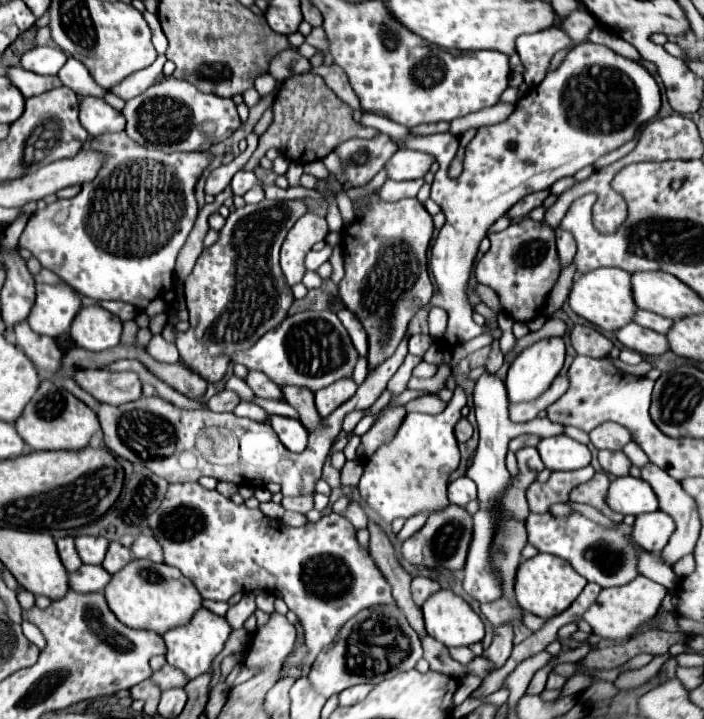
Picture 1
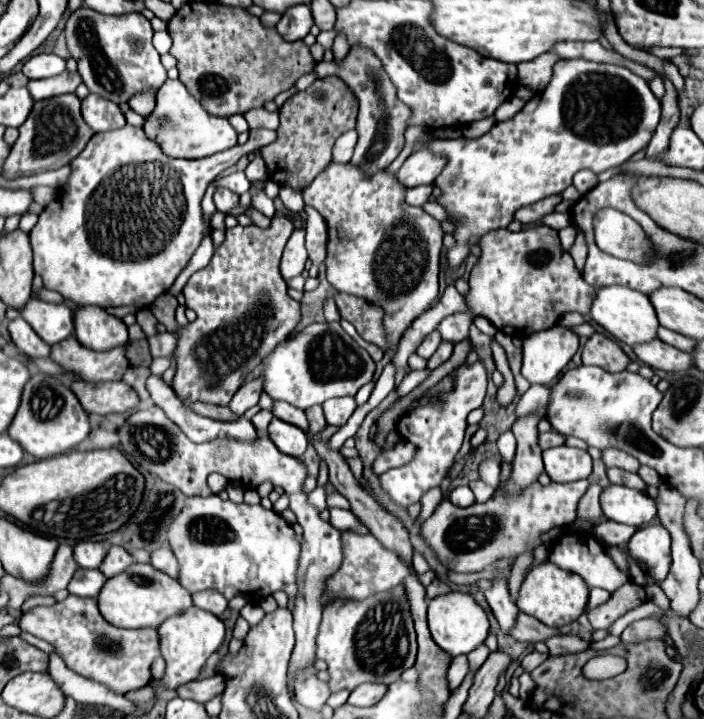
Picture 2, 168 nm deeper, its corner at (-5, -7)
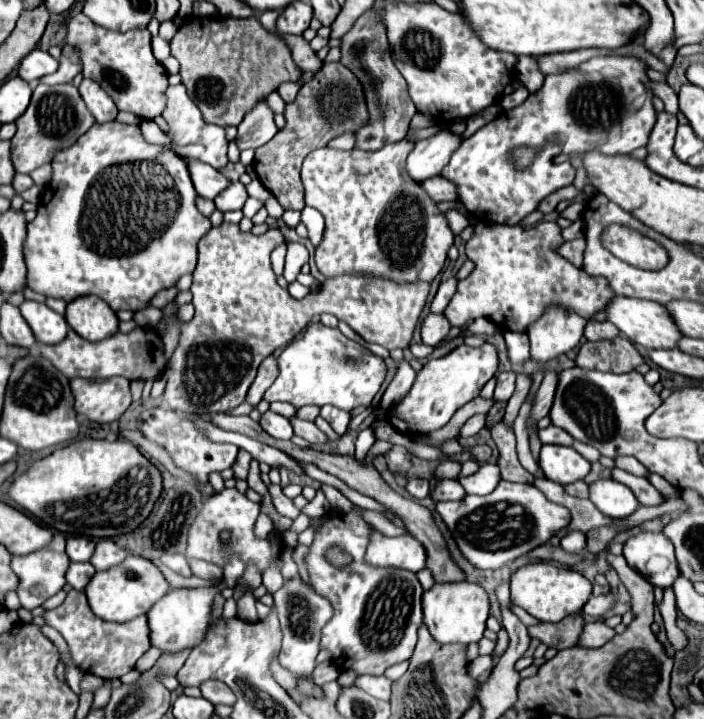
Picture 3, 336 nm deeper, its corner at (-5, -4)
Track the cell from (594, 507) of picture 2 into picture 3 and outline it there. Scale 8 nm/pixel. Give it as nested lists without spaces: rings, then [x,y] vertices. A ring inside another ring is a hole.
[[[578,480],[578,482],[572,482],[568,486],[564,486],[564,490],[570,494],[570,496],[576,496],[576,498],[588,498],[590,496],[590,488],[584,480]]]

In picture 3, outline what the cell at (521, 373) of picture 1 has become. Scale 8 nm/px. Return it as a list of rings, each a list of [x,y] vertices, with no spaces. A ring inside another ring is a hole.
[[[548,308],[548,312],[528,328],[532,360],[546,364],[560,354],[568,354],[580,344],[586,322],[588,320],[570,310]]]

